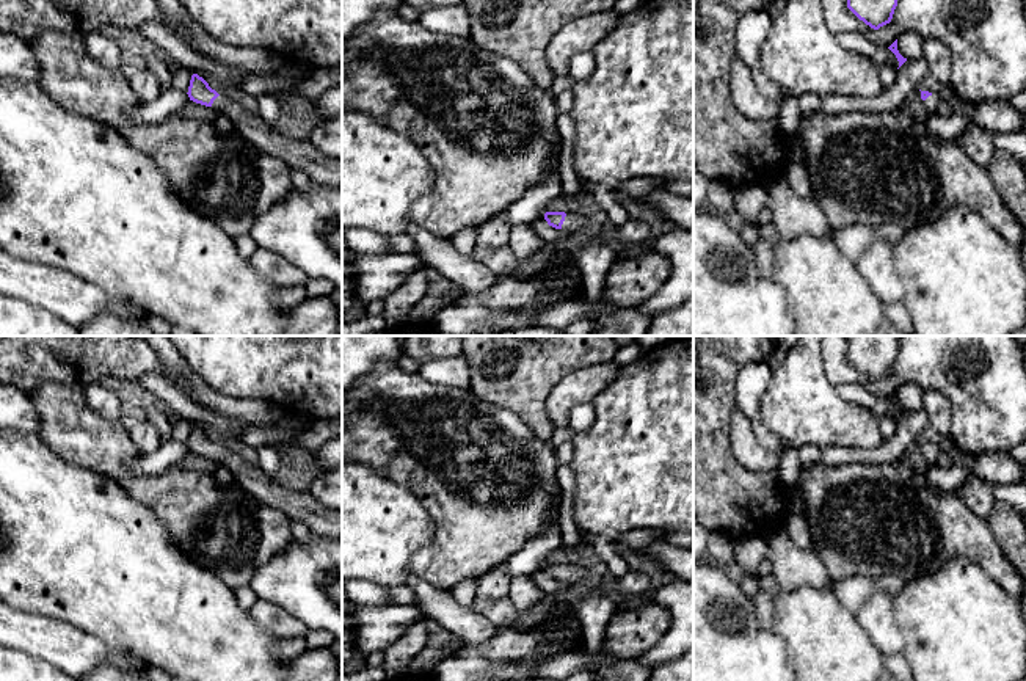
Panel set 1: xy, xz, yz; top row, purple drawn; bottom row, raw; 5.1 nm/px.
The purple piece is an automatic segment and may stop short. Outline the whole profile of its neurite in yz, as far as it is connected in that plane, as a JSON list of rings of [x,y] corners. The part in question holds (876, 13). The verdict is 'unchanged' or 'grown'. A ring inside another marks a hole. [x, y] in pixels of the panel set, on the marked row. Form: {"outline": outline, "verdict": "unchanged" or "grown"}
{"outline": [[[847,0],[847,8],[874,30],[891,22],[897,0]]], "verdict": "unchanged"}

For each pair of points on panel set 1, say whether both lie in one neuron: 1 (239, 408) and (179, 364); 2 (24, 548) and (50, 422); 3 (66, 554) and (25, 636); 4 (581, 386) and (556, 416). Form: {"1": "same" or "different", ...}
{"1": "same", "2": "different", "3": "different", "4": "same"}

